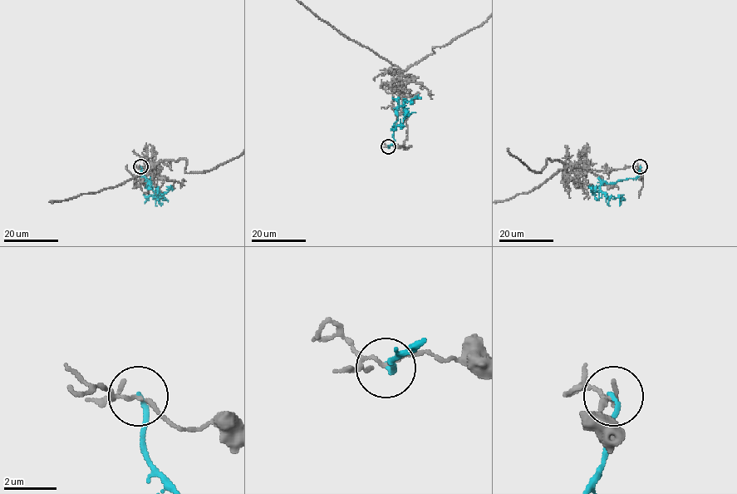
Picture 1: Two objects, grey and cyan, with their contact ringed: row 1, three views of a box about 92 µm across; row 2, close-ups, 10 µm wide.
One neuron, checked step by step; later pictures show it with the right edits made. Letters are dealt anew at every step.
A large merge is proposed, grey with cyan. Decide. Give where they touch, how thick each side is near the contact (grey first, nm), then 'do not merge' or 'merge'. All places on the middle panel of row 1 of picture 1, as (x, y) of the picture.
place (388, 146); calibres 100 and 180 nm; do not merge

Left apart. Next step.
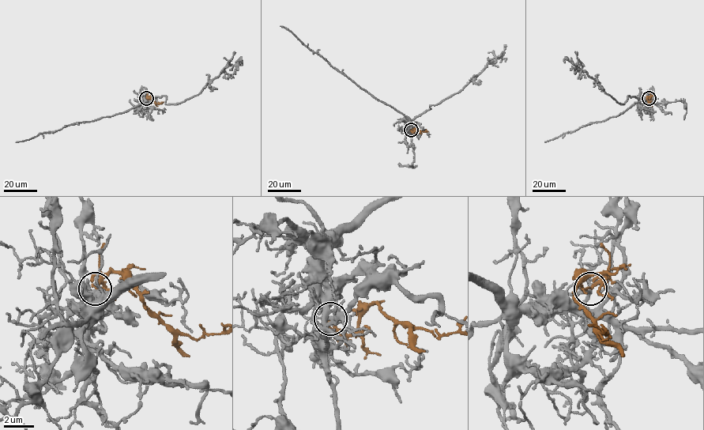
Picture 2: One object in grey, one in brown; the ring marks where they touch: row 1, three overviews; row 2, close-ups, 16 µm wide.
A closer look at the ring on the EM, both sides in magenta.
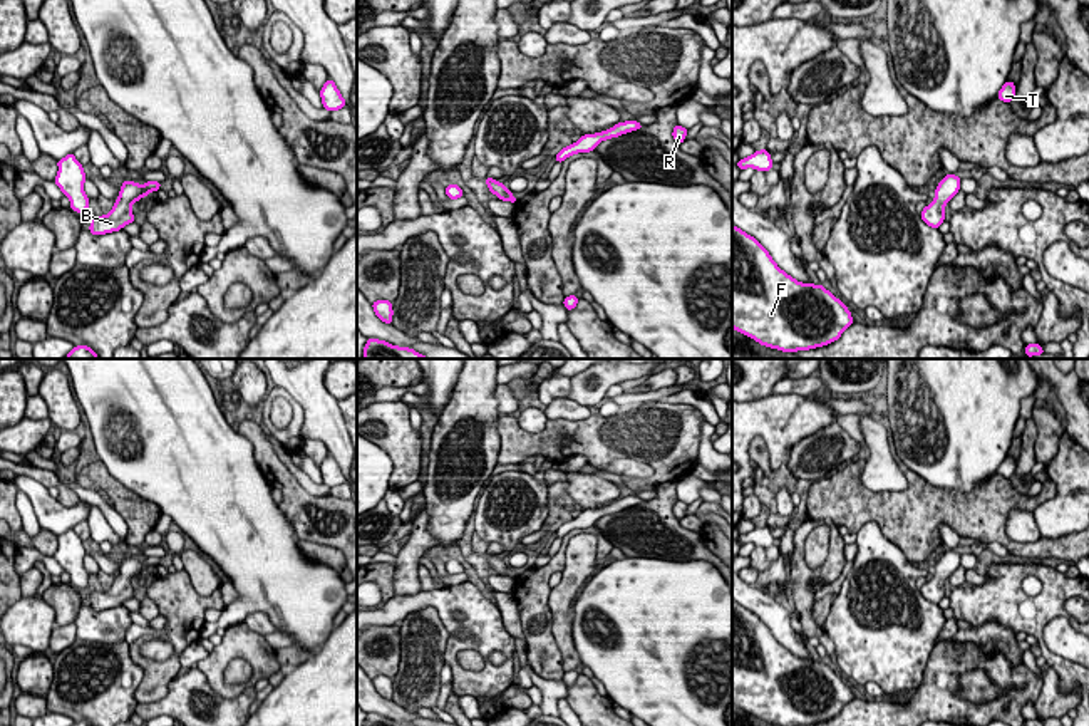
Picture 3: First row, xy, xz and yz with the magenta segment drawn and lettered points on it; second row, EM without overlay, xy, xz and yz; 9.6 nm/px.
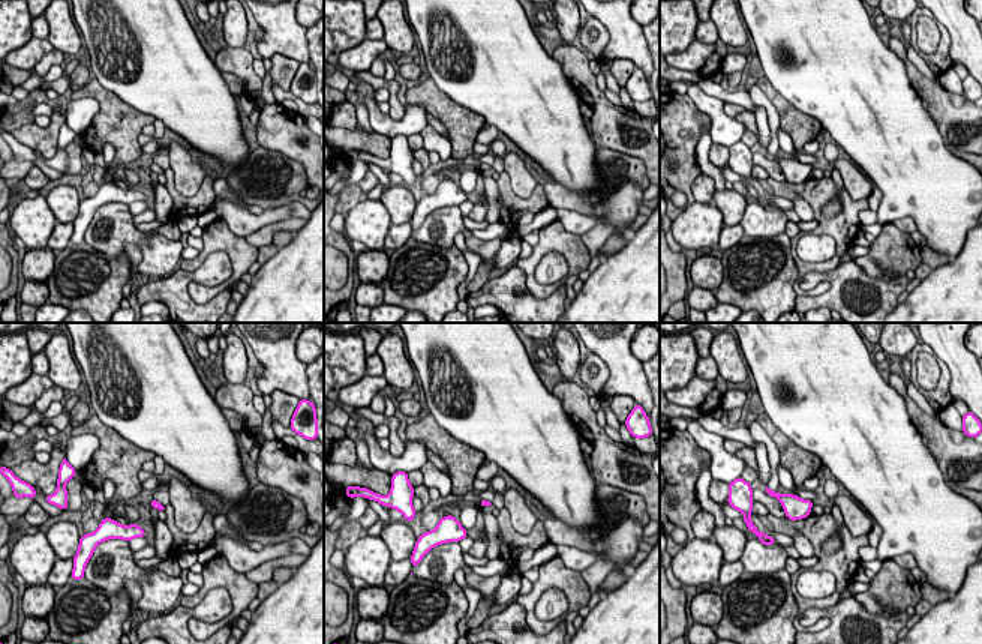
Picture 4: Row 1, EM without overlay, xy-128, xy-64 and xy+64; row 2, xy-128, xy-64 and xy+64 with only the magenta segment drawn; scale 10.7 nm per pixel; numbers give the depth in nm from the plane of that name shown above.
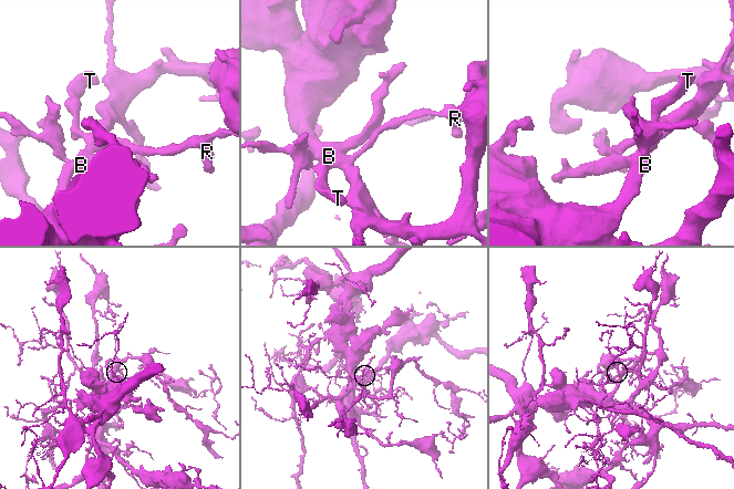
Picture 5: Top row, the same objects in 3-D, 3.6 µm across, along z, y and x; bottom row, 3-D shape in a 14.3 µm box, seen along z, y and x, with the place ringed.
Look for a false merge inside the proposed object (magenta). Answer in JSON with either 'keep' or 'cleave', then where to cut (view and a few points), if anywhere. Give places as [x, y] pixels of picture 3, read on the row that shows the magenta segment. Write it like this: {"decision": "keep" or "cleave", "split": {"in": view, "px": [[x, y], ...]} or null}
{"decision": "keep", "split": null}

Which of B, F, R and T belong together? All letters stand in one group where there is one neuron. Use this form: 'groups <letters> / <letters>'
groups B F R T

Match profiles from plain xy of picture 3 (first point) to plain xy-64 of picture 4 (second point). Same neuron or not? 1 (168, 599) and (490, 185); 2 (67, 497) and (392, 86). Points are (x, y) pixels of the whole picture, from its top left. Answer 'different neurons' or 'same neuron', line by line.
1: different neurons
2: same neuron

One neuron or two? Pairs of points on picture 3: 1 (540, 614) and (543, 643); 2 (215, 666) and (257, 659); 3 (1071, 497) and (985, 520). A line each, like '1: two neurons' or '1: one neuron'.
1: one neuron
2: one neuron
3: two neurons

